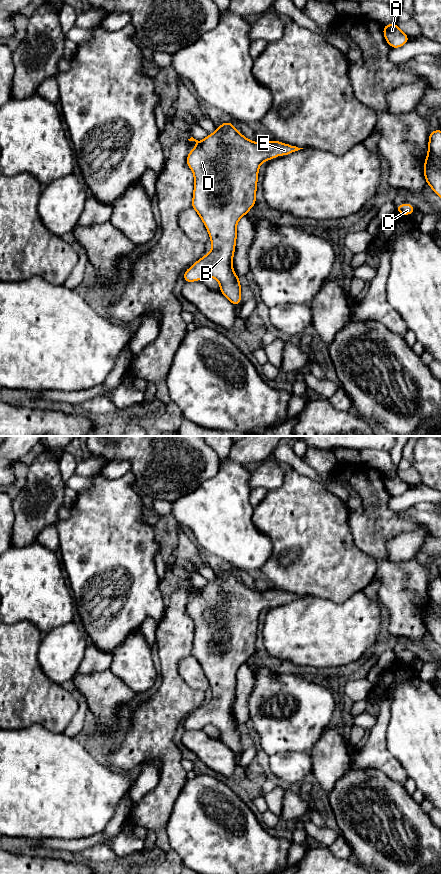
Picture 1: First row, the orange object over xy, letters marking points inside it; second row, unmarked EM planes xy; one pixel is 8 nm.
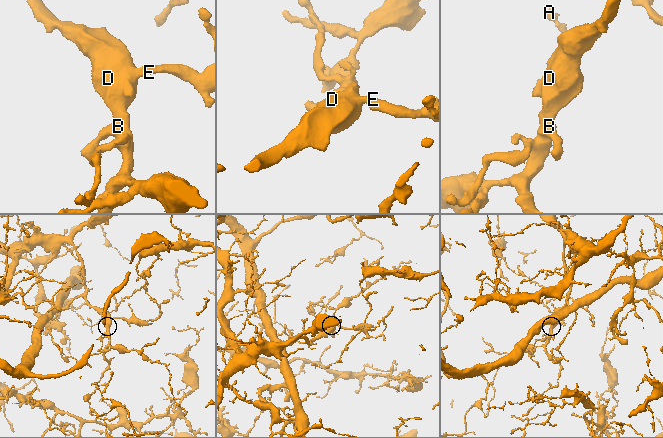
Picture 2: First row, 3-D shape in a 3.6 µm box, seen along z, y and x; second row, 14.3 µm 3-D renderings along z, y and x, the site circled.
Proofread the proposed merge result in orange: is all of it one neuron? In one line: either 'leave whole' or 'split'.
leave whole

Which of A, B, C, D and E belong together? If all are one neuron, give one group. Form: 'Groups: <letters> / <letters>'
Groups: A B C D E

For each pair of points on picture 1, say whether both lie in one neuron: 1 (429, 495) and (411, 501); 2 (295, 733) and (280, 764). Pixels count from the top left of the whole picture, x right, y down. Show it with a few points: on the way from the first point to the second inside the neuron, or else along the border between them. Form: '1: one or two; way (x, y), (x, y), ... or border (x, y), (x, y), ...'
1: one; way (425, 495), (417, 495), (415, 497)
2: one; way (292, 741), (292, 751), (288, 756)

